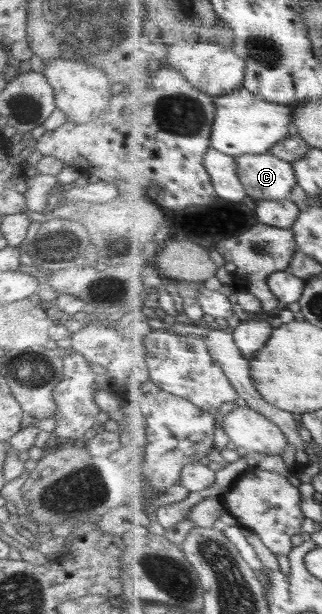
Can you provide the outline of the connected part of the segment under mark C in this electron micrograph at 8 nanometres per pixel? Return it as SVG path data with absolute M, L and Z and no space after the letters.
M271 152L236 157L236 161L240 178L254 198L286 199L299 184L295 165Z

